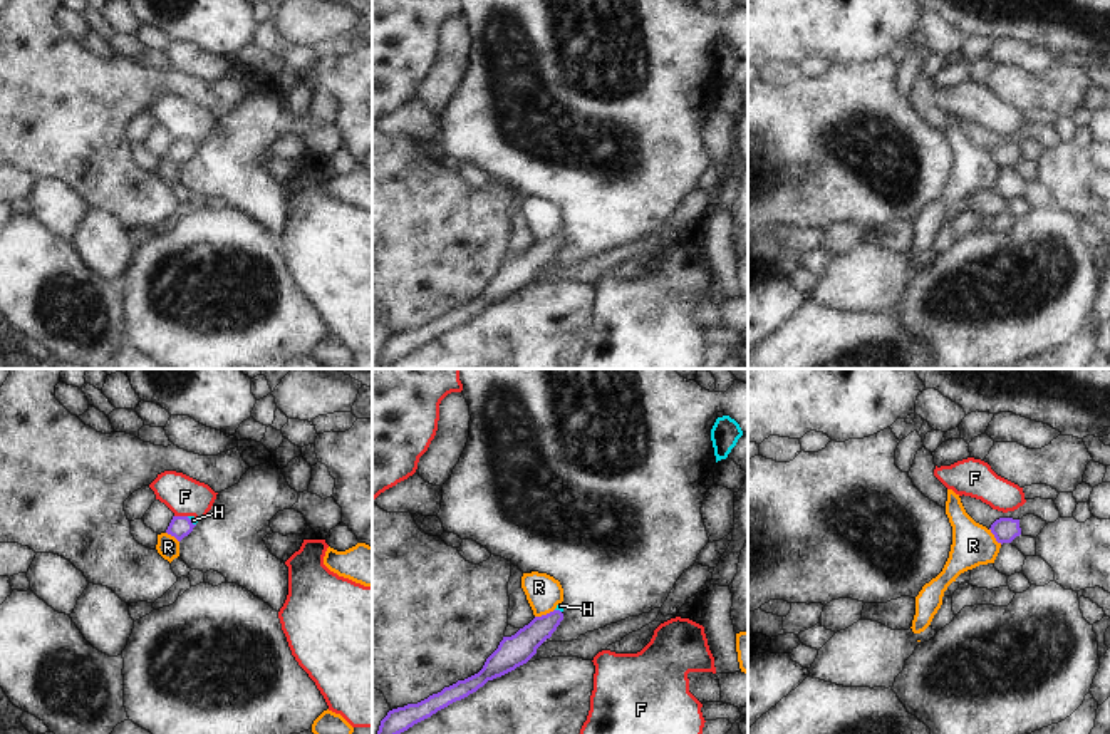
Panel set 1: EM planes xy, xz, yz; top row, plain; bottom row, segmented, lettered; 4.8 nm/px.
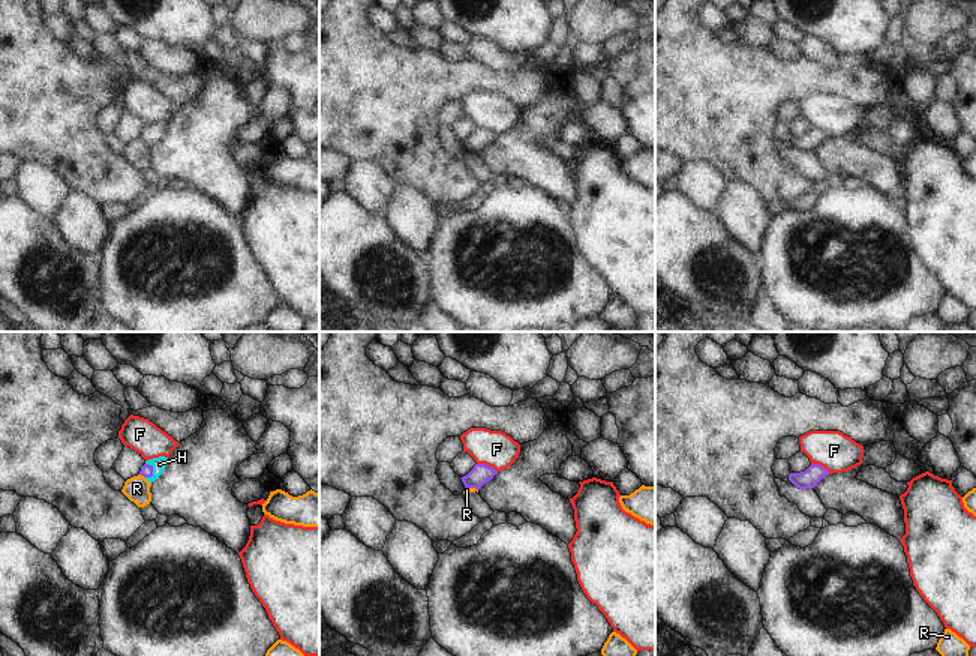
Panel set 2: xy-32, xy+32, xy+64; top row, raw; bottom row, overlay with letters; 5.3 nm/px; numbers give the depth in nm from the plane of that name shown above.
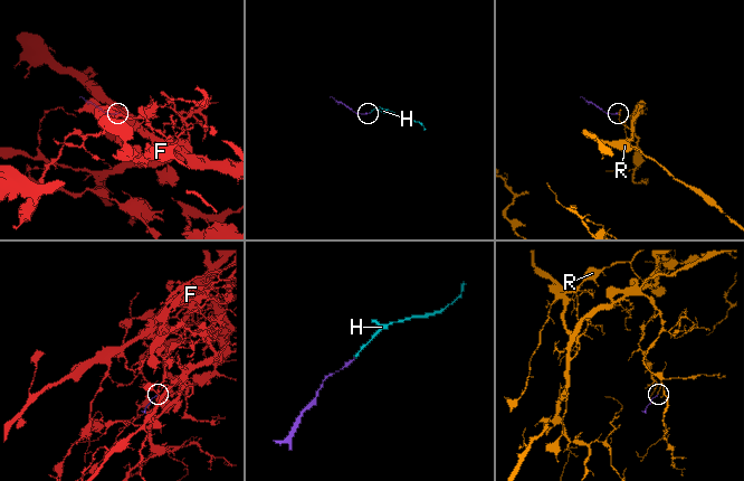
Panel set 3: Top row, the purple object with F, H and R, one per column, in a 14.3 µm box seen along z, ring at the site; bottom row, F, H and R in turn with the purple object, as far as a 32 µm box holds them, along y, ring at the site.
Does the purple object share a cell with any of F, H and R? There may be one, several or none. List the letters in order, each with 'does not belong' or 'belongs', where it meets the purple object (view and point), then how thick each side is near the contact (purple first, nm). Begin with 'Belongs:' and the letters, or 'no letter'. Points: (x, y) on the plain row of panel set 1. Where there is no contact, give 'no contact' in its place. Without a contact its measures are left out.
Belongs: H
F: does not belong | xy (181, 141) | 110/190 nm
H: belongs | xy (190, 146) | 110/30 nm
R: does not belong | xz (544, 240) | 150/170 nm

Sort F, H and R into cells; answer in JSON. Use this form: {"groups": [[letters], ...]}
{"groups": [["F"], ["H"], ["R"]]}

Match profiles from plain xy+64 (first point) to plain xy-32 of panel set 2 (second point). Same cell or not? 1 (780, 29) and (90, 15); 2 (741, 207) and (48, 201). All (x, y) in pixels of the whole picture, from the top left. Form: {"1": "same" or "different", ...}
{"1": "different", "2": "different"}

